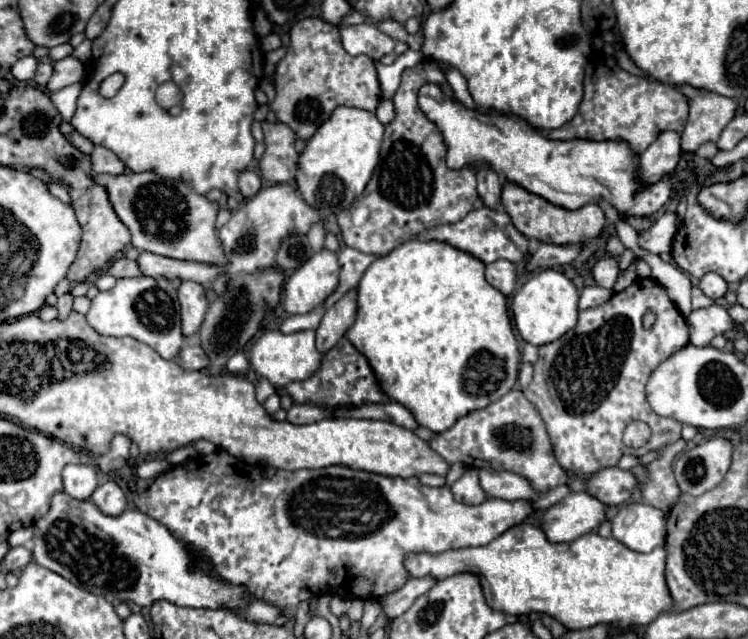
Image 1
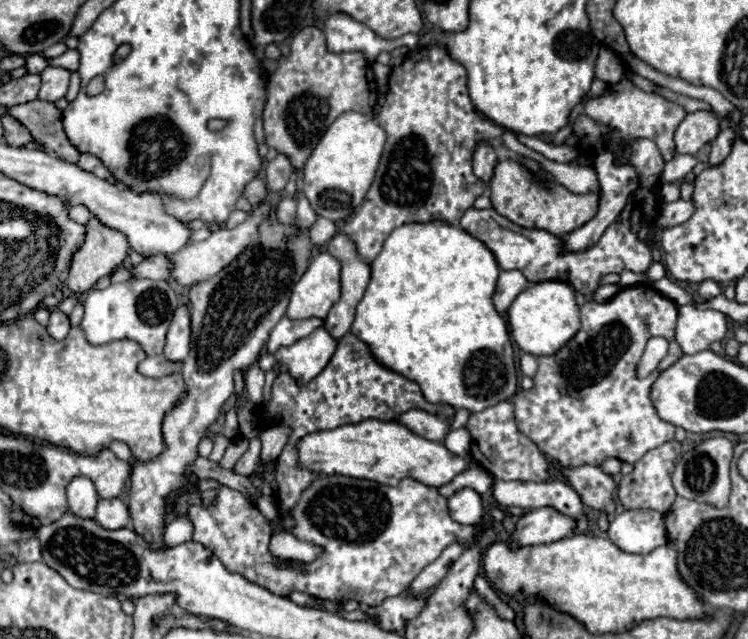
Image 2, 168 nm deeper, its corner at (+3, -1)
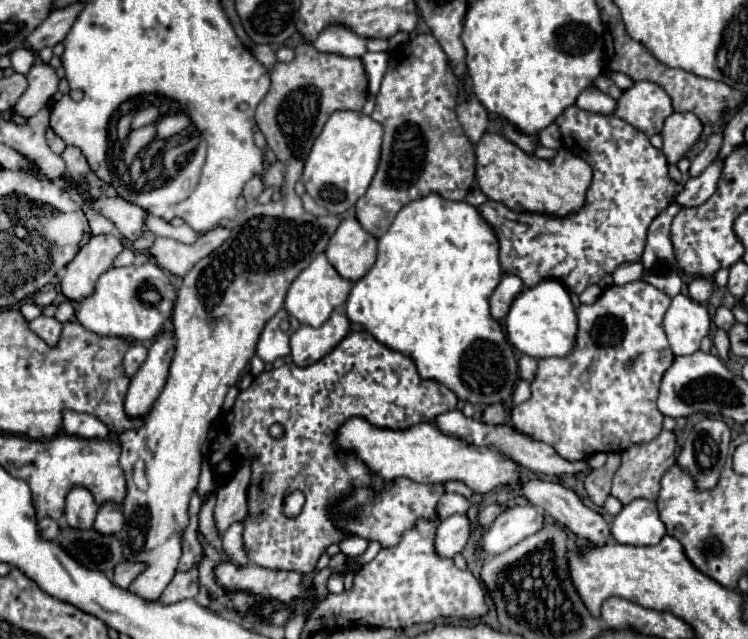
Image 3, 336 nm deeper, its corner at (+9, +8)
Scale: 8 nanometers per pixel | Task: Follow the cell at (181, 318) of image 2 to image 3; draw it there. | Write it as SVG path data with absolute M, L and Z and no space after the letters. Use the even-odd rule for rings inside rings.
M160 333L156 341L150 345L148 359L130 379L128 395L124 401L124 411L128 417L142 419L150 413L154 401L164 389L172 357L174 357L174 337L170 333Z

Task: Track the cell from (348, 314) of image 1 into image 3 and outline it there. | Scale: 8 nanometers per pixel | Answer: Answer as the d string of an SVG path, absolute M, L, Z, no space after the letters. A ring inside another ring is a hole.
M356 217L342 219L336 233L330 237L326 257L334 269L350 281L358 281L374 265L376 237L358 223Z

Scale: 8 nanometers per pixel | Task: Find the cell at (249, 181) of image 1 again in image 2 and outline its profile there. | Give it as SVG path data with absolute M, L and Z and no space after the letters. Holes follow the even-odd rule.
M254 178L254 180L250 180L248 184L246 184L246 188L244 188L244 196L248 198L248 202L252 204L252 206L256 206L256 204L260 204L264 198L266 198L266 184L264 184L264 180L262 178Z

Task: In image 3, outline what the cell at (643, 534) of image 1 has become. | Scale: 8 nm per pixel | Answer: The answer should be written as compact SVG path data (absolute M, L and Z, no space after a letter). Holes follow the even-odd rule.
M634 499L612 521L612 539L622 545L656 545L666 535L656 503Z

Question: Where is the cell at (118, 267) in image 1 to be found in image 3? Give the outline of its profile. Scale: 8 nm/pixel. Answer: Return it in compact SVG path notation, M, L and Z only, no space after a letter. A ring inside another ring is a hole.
M216 227L216 229L200 235L194 245L184 245L174 239L166 239L166 237L156 237L156 241L150 249L150 255L156 259L156 263L164 271L168 271L172 275L186 275L196 265L196 261L210 255L228 237L230 237L228 227Z

